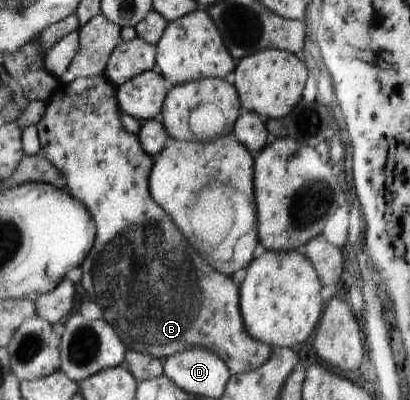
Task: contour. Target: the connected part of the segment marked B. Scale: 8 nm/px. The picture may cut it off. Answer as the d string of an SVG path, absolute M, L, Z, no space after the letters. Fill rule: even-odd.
M104 74L75 79L68 85L59 83L45 102L44 118L34 124L45 158L63 172L65 189L83 202L95 222L95 244L87 260L81 264L83 288L103 310L103 319L115 329L126 349L157 357L164 362L168 356L180 351L211 348L226 362L231 373L256 370L269 360L272 347L256 341L243 326L239 312L239 289L230 274L224 274L215 266L215 270L211 270L175 228L174 220L153 200L148 182L154 158L143 150L135 134L123 128L119 118L122 111L117 102L117 89ZM209 324L223 324L227 332L225 344L207 344Z

